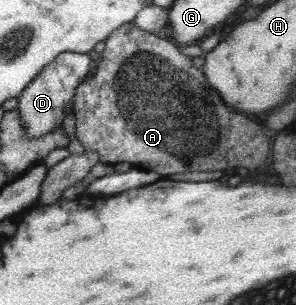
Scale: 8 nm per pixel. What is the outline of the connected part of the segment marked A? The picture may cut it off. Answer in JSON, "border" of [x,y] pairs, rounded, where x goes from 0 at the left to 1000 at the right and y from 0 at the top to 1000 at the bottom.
{"border":[[[422,79],[409,92],[395,92],[378,111],[355,128],[351,161],[341,167],[338,200],[314,252],[291,259],[260,282],[243,331],[243,364],[250,370],[253,449],[274,472],[287,498],[318,495],[338,508],[334,528],[358,538],[389,538],[429,528],[446,548],[493,554],[497,561],[524,561],[541,580],[591,574],[591,567],[618,567],[618,561],[740,561],[740,554],[767,554],[767,548],[841,548],[861,554],[875,541],[895,534],[895,521],[909,515],[909,456],[882,436],[882,416],[861,410],[855,397],[841,397],[834,384],[814,377],[787,377],[760,357],[760,344],[747,338],[747,325],[733,318],[723,292],[706,285],[686,236],[645,216],[642,190],[611,177],[601,154],[584,151],[571,134],[520,118],[517,108],[486,95],[463,92],[456,79]]]}

